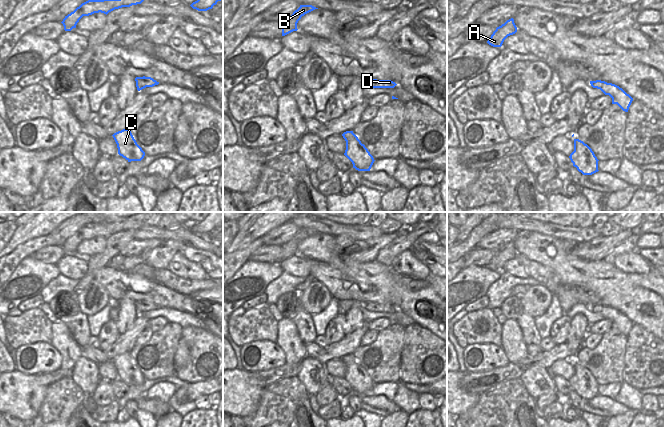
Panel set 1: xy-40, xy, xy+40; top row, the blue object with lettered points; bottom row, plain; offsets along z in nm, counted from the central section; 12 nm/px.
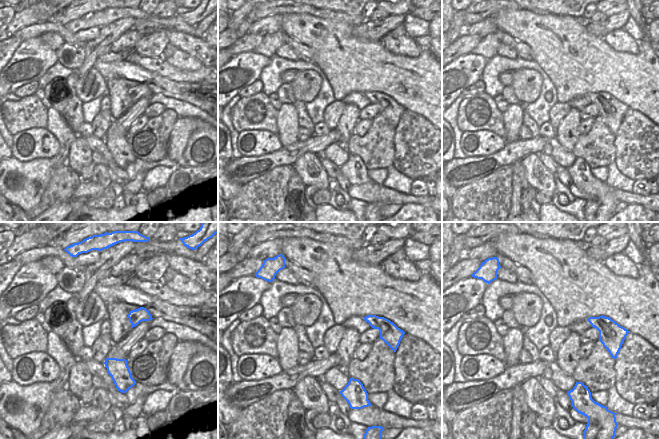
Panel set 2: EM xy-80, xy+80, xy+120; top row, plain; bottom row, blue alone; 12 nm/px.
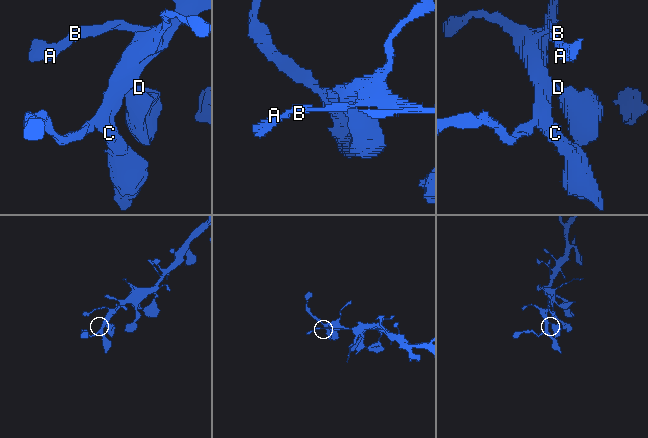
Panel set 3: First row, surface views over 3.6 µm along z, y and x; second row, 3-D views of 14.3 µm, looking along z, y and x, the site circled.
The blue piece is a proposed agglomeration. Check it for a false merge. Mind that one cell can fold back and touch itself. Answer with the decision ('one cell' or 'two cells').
one cell

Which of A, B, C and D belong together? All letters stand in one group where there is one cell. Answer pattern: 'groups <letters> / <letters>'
groups A B C D

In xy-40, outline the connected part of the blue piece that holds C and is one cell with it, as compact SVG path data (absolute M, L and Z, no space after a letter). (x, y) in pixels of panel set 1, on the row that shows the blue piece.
M123 129L112 136L117 144L118 154L128 162L141 161L144 158L145 152L137 144L130 129Z

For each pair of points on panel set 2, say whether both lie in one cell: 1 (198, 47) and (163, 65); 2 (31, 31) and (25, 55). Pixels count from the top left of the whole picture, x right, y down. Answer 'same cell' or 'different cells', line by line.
1: different cells
2: different cells

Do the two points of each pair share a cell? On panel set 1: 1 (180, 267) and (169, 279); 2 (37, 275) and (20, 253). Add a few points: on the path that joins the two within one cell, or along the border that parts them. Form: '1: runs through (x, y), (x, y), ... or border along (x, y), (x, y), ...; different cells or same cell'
1: border along (167, 268), (183, 278), (196, 279); different cells
2: border along (31, 255), (24, 258), (10, 276); different cells

